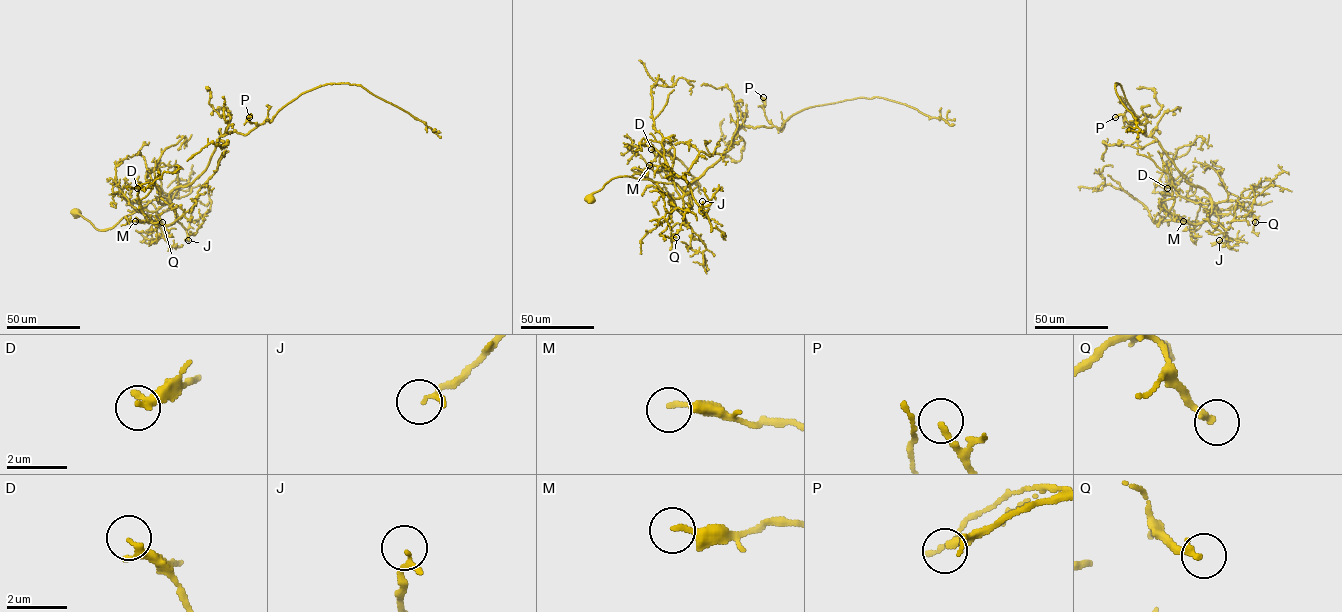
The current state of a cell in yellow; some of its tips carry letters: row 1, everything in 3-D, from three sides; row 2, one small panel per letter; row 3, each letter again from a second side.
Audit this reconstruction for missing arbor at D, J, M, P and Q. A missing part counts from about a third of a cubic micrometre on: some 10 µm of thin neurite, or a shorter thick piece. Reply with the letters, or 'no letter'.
no letter

